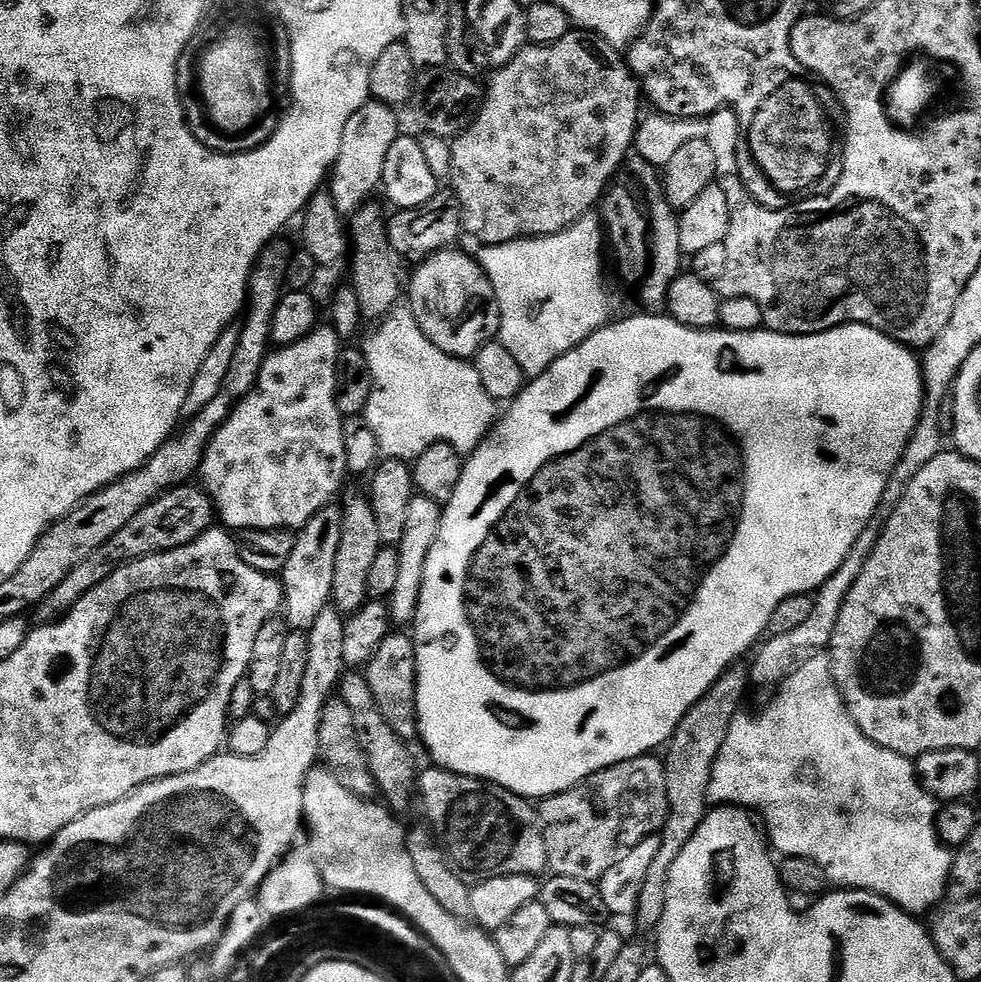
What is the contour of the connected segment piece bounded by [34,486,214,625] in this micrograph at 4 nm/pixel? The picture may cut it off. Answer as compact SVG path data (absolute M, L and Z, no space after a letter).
M177 486L157 500L151 500L142 510L138 510L138 514L134 514L134 518L130 518L130 522L126 522L126 526L122 526L122 530L118 530L118 534L114 534L114 538L102 542L98 550L93 550L83 562L78 562L78 566L74 566L74 570L70 570L70 574L66 574L66 578L36 605L35 623L52 624L61 619L86 593L94 590L94 586L106 582L106 578L110 578L110 574L114 574L119 568L159 552L186 546L209 531L214 524L212 503L203 491L195 492L188 487L192 486Z

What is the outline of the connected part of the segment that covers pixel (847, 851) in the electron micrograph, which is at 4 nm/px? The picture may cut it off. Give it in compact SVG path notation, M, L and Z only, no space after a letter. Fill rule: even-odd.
M823 655L810 658L804 665L789 674L785 680L780 681L773 692L776 693L773 694L772 701L757 716L737 714L728 725L720 742L716 758L712 763L707 799L716 806L735 806L737 809L749 808L750 811L757 812L768 823L769 841L767 840L767 843L773 849L776 847L781 852L781 857L809 860L810 863L822 870L827 883L837 889L855 890L857 893L859 893L858 891L873 892L874 895L889 900L892 903L889 905L909 914L921 914L920 912L924 911L927 913L929 910L935 909L944 898L944 890L947 887L948 877L952 869L953 853L940 842L928 820L926 822L922 817L912 813L907 798L896 789L895 782L888 777L888 764L884 761L886 759L885 753L860 733L860 729L849 716L844 699L836 688L836 679L832 677L831 663Z

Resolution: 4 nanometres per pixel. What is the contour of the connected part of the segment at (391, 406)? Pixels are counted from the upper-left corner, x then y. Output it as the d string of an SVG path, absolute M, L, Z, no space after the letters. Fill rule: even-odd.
M396 310L379 325L380 333L364 344L363 363L370 381L368 404L363 410L362 420L368 431L374 434L376 445L385 457L415 461L435 444L443 444L458 454L470 454L488 435L493 423L494 401L484 392L479 383L467 384L464 376L456 372L457 361L439 352L429 340L425 340L420 328L412 318L411 311Z

